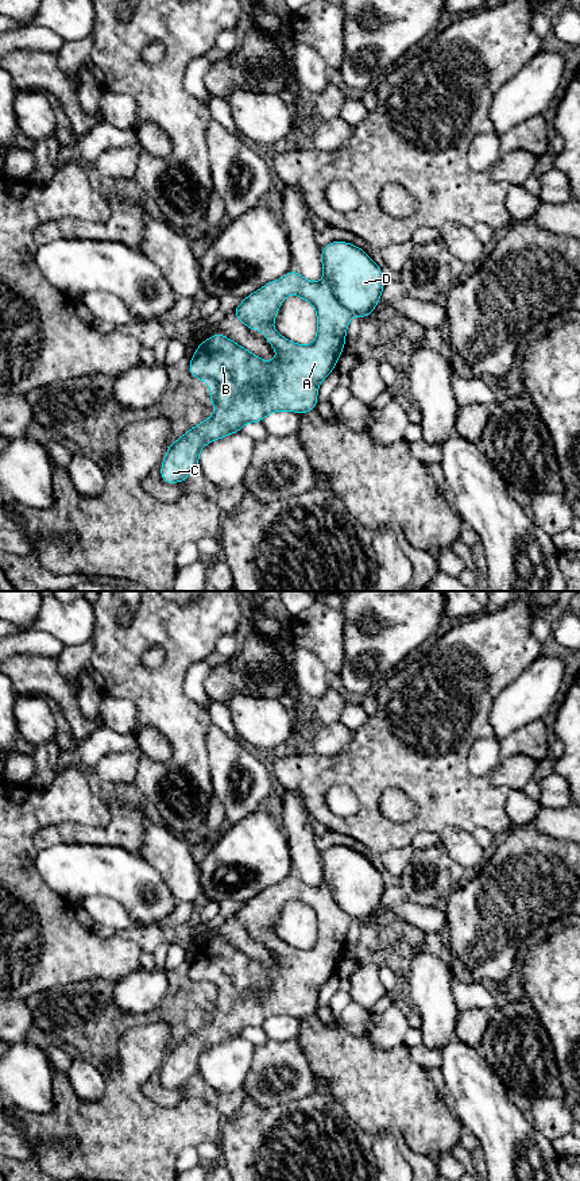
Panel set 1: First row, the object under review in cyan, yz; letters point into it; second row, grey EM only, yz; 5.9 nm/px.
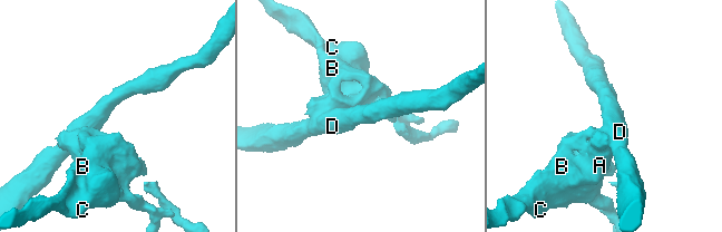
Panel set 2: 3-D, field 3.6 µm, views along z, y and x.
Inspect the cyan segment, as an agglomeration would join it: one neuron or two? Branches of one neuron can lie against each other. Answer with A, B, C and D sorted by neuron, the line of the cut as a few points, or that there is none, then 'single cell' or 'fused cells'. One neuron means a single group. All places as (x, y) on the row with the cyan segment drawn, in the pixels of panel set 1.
A B C / D | yz (324, 280), (329, 285), (331, 292), (352, 313) | fused cells

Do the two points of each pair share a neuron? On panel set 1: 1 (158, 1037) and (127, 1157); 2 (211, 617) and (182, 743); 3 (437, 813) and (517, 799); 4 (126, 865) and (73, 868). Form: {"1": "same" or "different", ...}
{"1": "same", "2": "same", "3": "different", "4": "same"}

